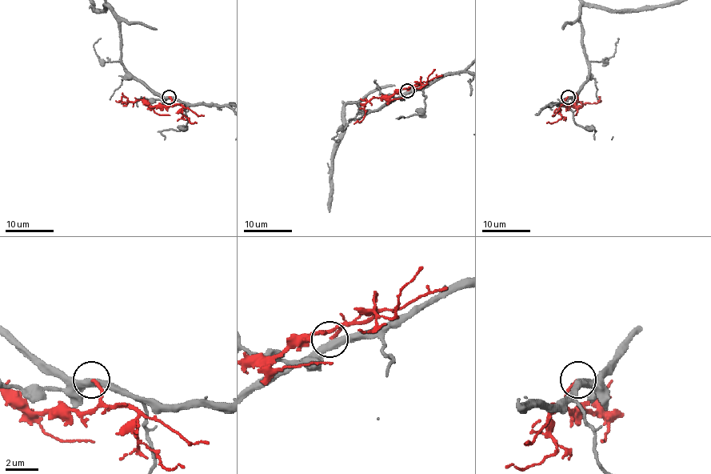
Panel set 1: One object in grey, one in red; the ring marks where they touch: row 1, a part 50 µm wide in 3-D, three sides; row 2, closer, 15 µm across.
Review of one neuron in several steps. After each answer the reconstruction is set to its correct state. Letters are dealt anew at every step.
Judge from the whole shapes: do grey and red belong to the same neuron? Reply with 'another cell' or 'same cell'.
another cell

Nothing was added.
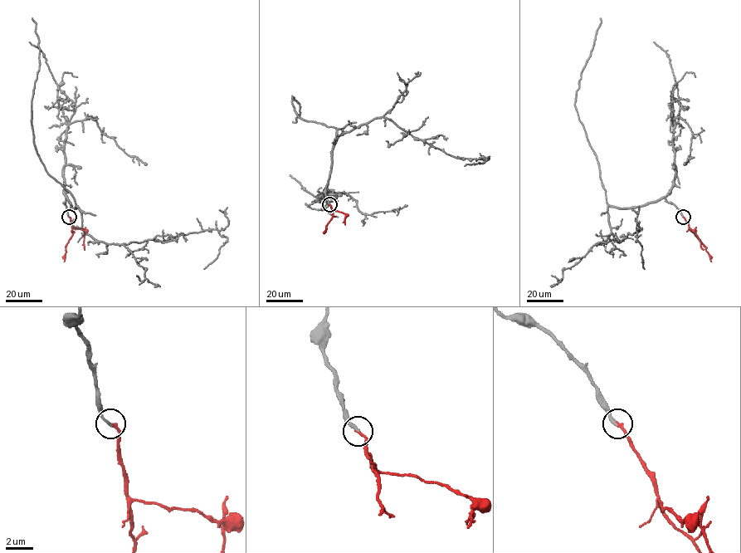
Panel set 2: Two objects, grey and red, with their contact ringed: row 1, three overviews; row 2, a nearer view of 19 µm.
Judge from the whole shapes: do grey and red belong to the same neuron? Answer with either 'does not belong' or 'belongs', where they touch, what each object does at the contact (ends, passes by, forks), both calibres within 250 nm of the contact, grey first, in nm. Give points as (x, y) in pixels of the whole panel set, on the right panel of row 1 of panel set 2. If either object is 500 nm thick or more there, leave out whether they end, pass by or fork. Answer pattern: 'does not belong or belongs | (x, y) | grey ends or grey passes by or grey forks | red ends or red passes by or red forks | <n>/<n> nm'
belongs | (683, 217) | grey ends | red ends | 220/200 nm

